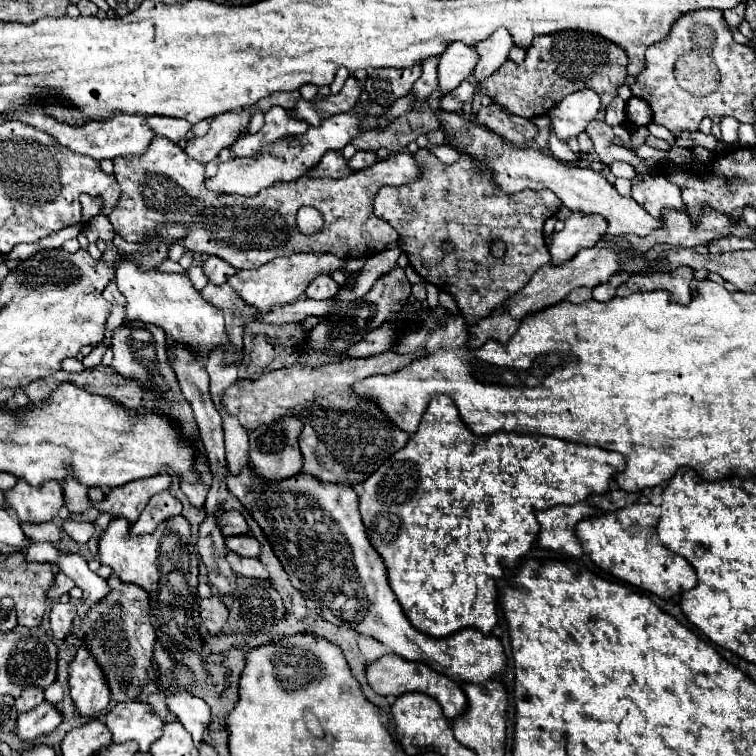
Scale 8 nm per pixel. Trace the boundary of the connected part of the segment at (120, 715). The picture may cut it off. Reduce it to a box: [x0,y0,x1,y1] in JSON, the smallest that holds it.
[103,701,163,753]

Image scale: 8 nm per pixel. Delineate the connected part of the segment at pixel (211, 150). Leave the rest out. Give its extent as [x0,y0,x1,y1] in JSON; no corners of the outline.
[187,113,249,163]

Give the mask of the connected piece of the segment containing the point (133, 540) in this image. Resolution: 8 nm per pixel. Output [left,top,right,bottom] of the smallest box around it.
[99,517,207,685]

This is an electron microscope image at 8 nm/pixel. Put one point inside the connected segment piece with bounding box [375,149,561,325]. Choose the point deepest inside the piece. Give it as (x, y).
(460, 203)

